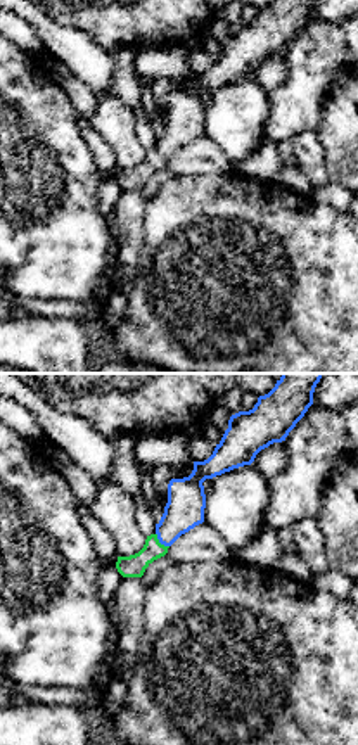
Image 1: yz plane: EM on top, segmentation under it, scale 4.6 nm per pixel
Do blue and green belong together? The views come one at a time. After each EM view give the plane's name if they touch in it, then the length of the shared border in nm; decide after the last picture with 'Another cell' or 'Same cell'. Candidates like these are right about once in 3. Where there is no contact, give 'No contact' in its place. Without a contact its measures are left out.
Touches blue in yz. Shared border 90 nm

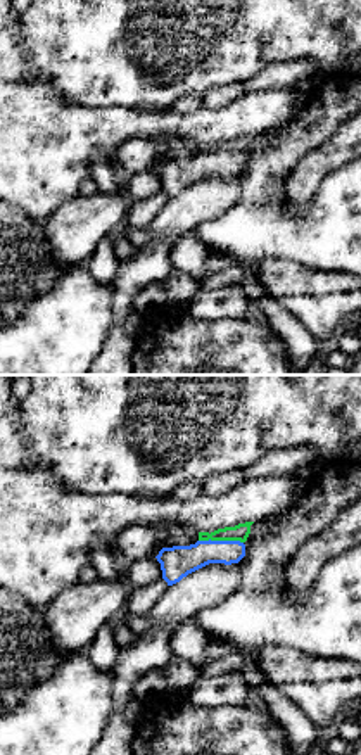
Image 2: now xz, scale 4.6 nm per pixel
Touches blue in xz. Shared border 200 nm

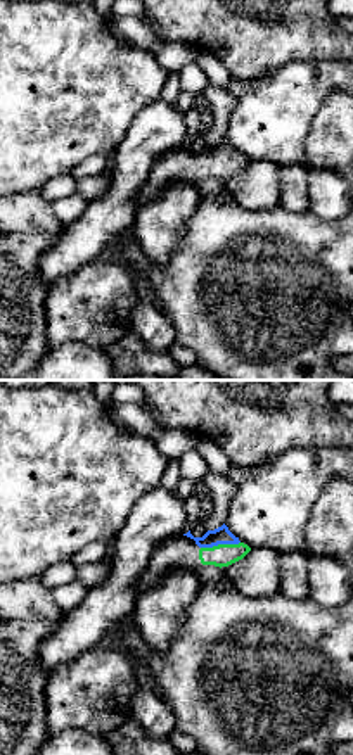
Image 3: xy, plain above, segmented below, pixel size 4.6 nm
Touches blue in xy. Shared border 190 nm

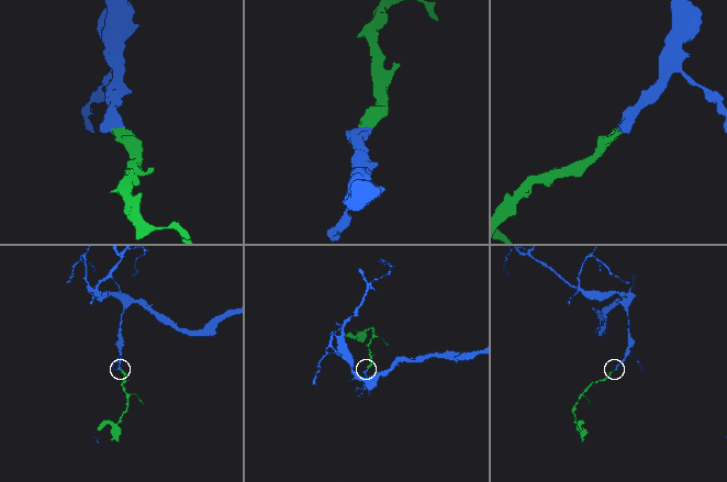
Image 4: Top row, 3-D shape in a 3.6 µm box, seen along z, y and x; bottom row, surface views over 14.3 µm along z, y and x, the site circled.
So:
Same cell

